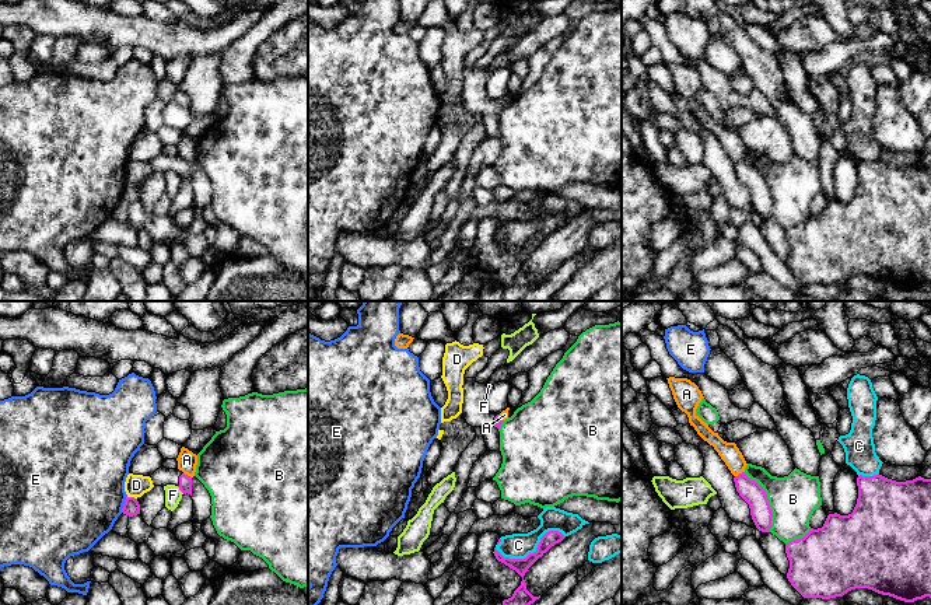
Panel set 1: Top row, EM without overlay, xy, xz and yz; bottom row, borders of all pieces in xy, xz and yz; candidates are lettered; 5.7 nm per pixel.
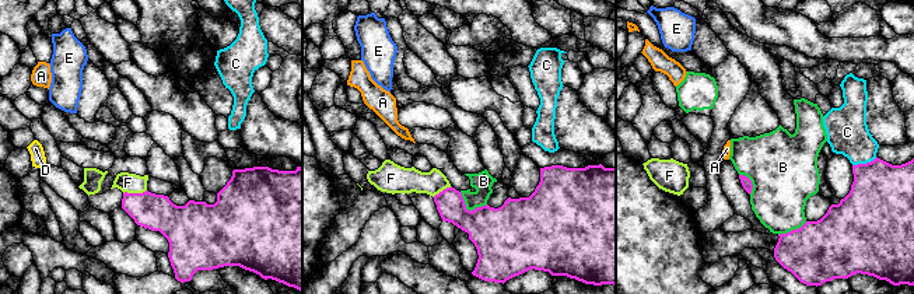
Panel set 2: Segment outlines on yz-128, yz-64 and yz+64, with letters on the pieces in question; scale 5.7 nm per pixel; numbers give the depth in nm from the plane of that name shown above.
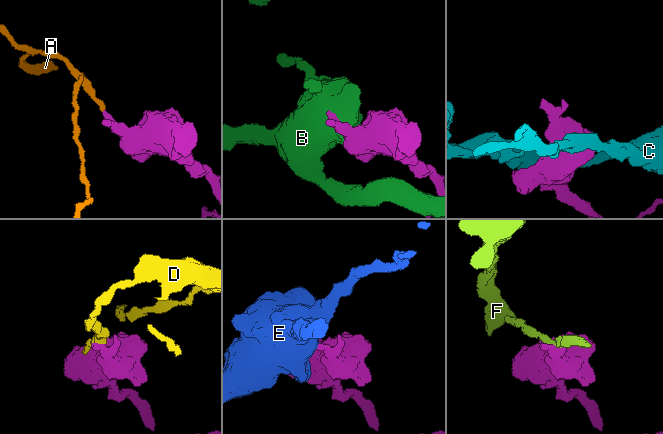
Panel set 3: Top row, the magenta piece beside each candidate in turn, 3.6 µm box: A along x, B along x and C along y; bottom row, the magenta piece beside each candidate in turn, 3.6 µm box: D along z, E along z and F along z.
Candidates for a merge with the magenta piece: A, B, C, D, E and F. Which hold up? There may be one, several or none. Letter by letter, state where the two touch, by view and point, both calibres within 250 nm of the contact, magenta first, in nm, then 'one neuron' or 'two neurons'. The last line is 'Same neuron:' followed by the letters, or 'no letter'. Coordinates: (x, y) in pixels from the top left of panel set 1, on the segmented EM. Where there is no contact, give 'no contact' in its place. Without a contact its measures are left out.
A: meets magenta in yz at (739, 474); 120 nm thick on the magenta side, 110 nm on the other; two neurons
B: meets magenta in yz at (767, 500); 120 nm thick on the magenta side, 280 nm on the other; two neurons
C: meets magenta in xz at (534, 552); 90 nm thick on the magenta side, 140 nm on the other; two neurons
D: meets magenta in xy at (132, 497); 90 nm thick on the magenta side, 130 nm on the other; two neurons
E: meets magenta in xy at (123, 504); 90 nm thick on the magenta side, 500 nm on the other; two neurons
F: meets magenta in xy at (179, 489); 80 nm thick on the magenta side, 100 nm on the other; two neurons
Same neuron: no letter

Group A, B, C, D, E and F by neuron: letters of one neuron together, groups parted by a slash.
A / B / C / D / E / F

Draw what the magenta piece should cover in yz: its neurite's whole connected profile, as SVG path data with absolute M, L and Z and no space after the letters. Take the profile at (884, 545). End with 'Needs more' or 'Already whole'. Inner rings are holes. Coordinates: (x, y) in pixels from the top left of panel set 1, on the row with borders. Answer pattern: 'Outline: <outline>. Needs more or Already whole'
Outline: M879 473L874 476L860 475L857 478L857 486L858 499L851 514L829 514L822 528L811 528L811 531L804 538L785 543L785 553L790 560L790 569L787 573L788 581L804 598L830 599L843 597L844 594L855 588L868 588L878 594L889 595L904 602L914 602L925 597L931 598L931 479L918 476L913 480L896 482Z. Already whole

